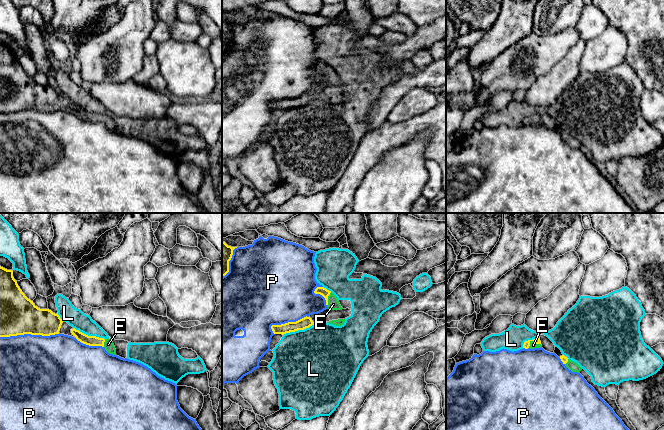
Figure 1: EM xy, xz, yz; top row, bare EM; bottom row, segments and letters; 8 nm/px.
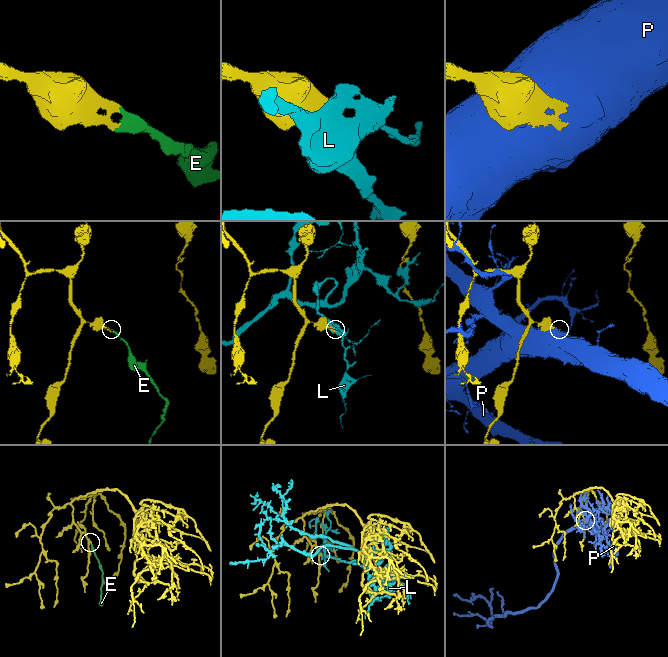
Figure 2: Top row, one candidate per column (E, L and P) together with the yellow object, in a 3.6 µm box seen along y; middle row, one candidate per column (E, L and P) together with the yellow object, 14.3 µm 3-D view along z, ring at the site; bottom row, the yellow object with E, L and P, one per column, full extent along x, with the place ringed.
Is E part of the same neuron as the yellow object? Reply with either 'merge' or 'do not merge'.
merge

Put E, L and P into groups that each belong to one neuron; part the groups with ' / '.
E / L / P

